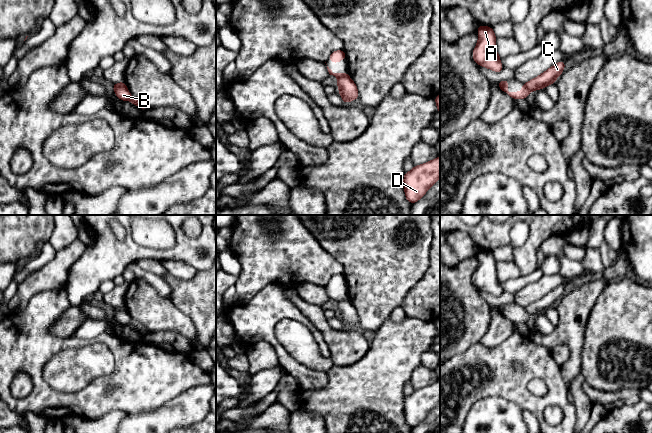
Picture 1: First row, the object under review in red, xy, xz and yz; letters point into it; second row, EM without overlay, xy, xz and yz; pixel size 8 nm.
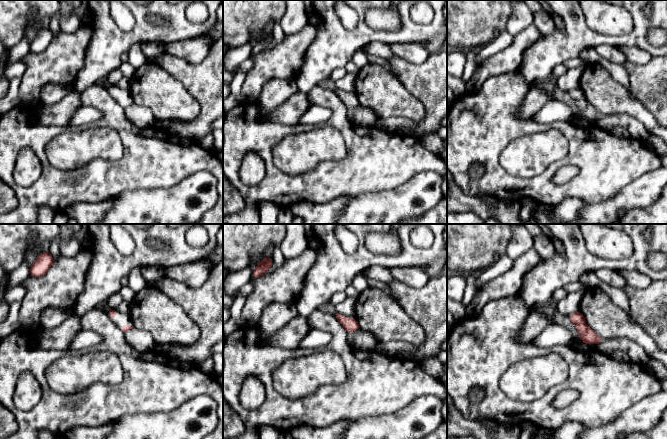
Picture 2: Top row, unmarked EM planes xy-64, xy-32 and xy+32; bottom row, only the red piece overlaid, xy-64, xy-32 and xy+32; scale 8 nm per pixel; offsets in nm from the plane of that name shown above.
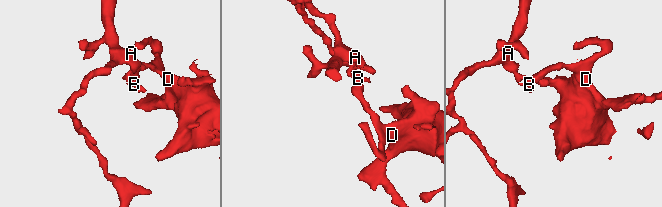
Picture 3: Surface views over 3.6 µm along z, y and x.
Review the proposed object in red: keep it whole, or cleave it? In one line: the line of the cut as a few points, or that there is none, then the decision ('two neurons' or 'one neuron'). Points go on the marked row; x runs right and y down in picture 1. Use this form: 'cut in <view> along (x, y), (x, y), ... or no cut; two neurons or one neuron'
cut in xz along (348, 75), (338, 78); two neurons

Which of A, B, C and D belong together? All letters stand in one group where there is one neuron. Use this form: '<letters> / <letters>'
A B / C D

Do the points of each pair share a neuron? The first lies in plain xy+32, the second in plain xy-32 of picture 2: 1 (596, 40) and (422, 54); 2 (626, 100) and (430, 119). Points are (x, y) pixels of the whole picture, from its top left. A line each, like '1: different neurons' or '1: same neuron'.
1: different neurons
2: different neurons

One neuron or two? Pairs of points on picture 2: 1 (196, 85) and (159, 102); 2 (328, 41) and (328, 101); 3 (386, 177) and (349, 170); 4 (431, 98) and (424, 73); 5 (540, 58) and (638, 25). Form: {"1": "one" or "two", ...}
{"1": "two", "2": "two", "3": "one", "4": "one", "5": "one"}

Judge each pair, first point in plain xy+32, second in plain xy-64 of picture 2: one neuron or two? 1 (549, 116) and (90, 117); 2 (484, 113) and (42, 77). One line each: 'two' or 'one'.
1: one
2: two

